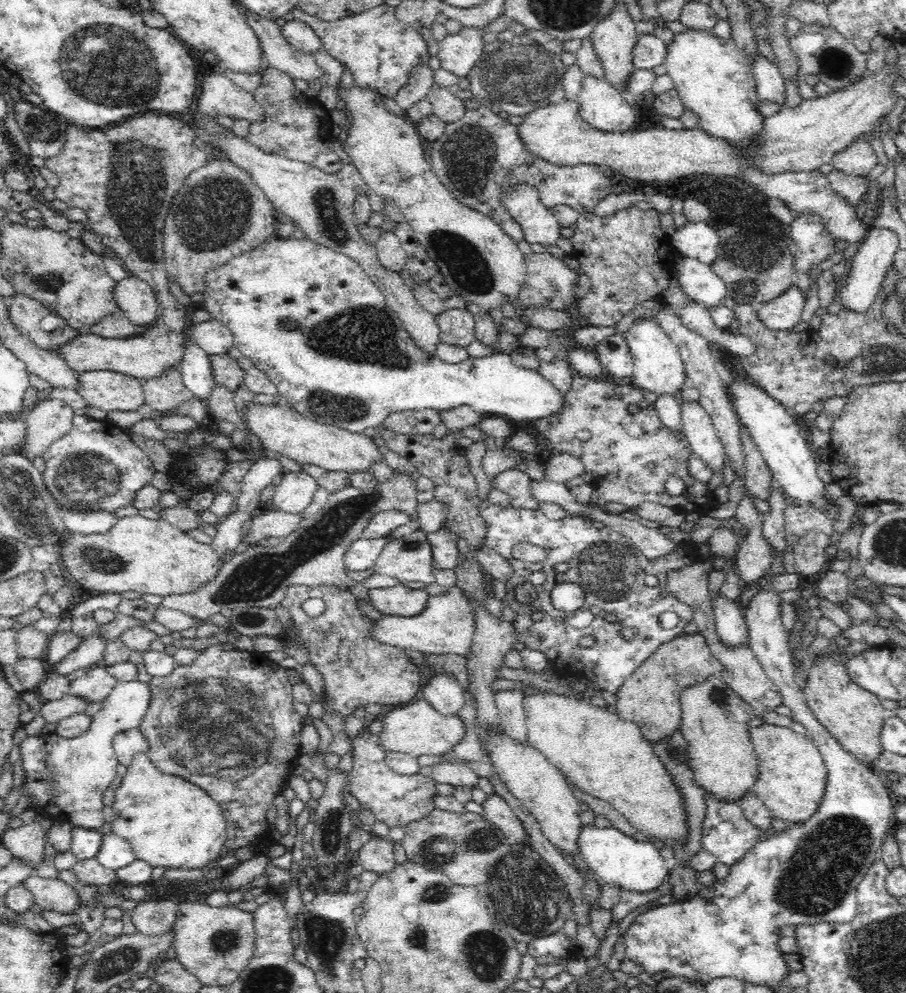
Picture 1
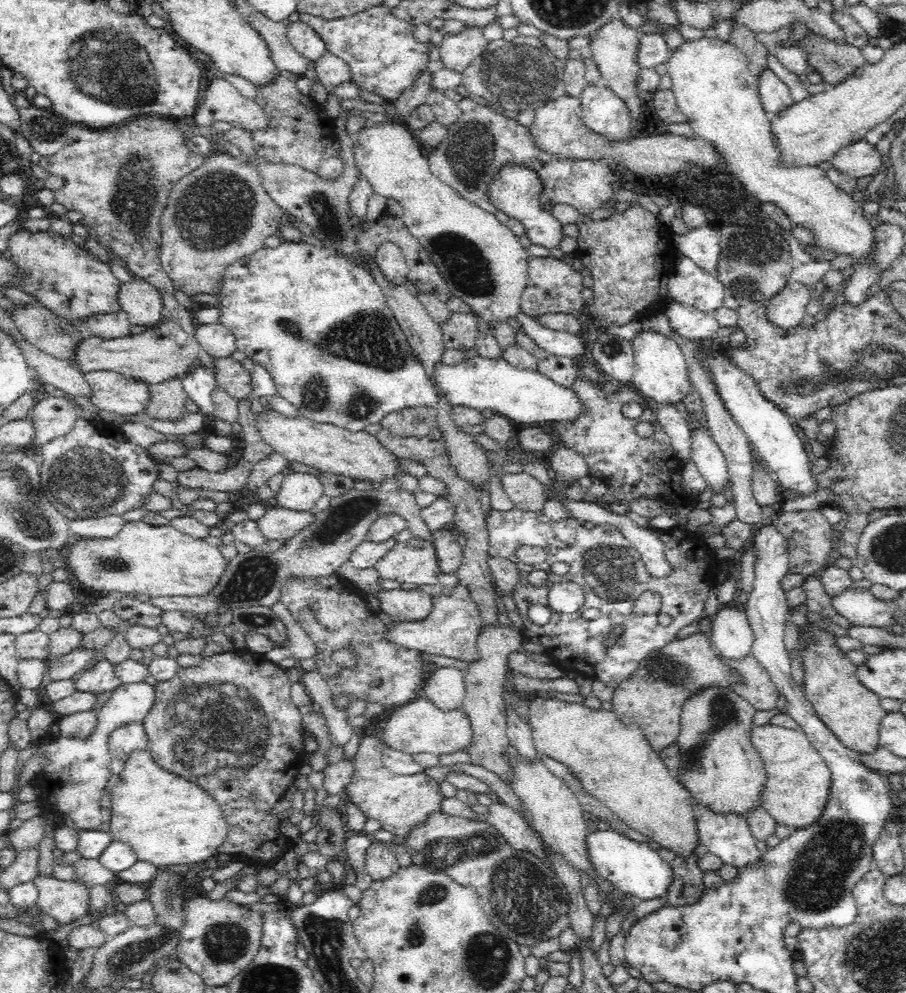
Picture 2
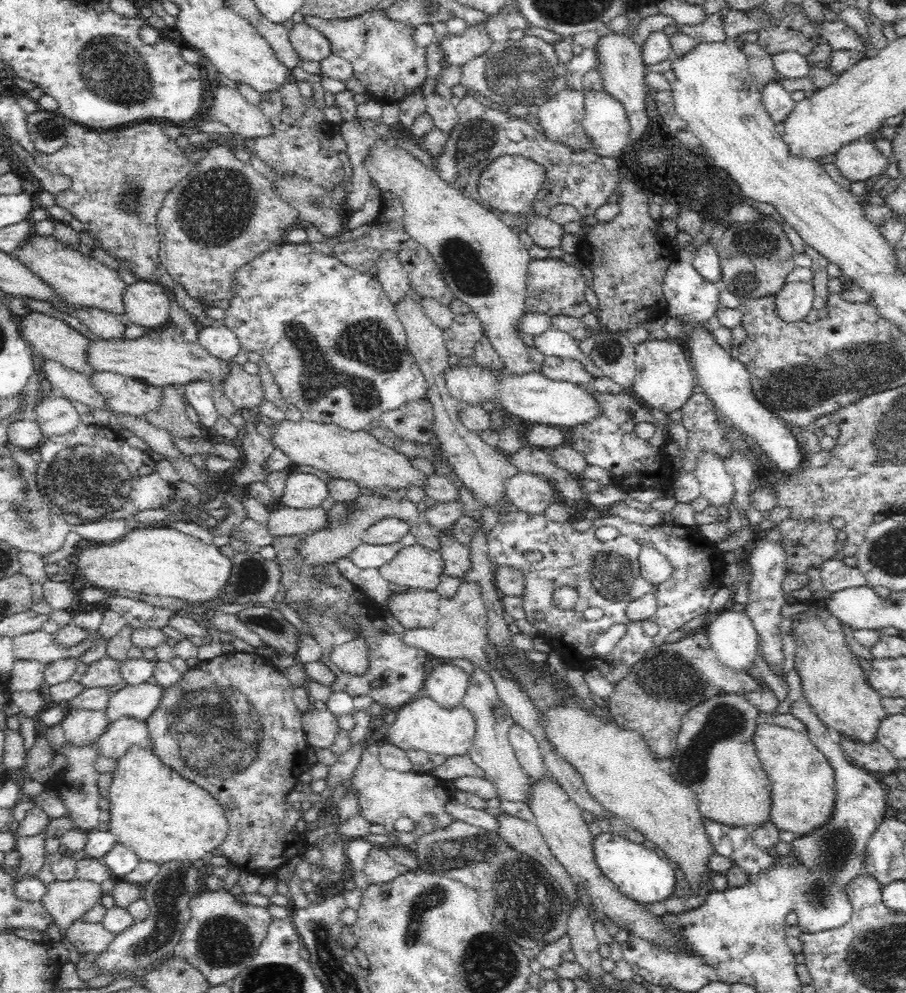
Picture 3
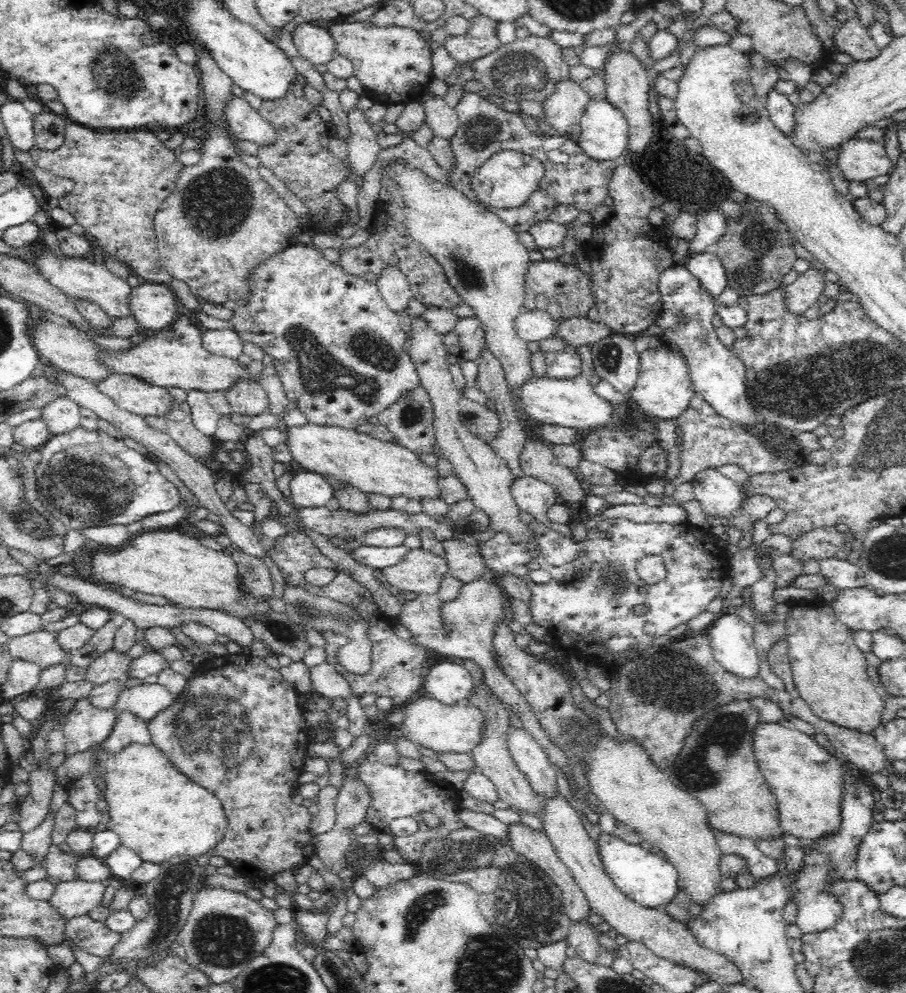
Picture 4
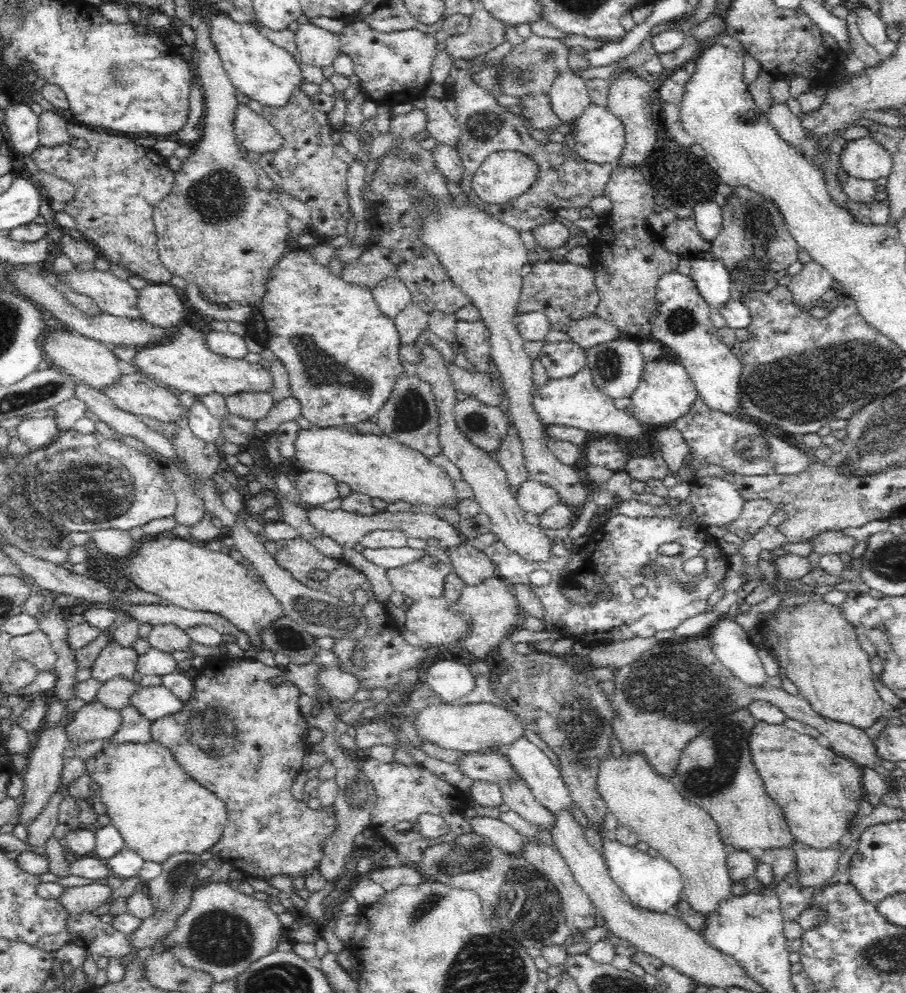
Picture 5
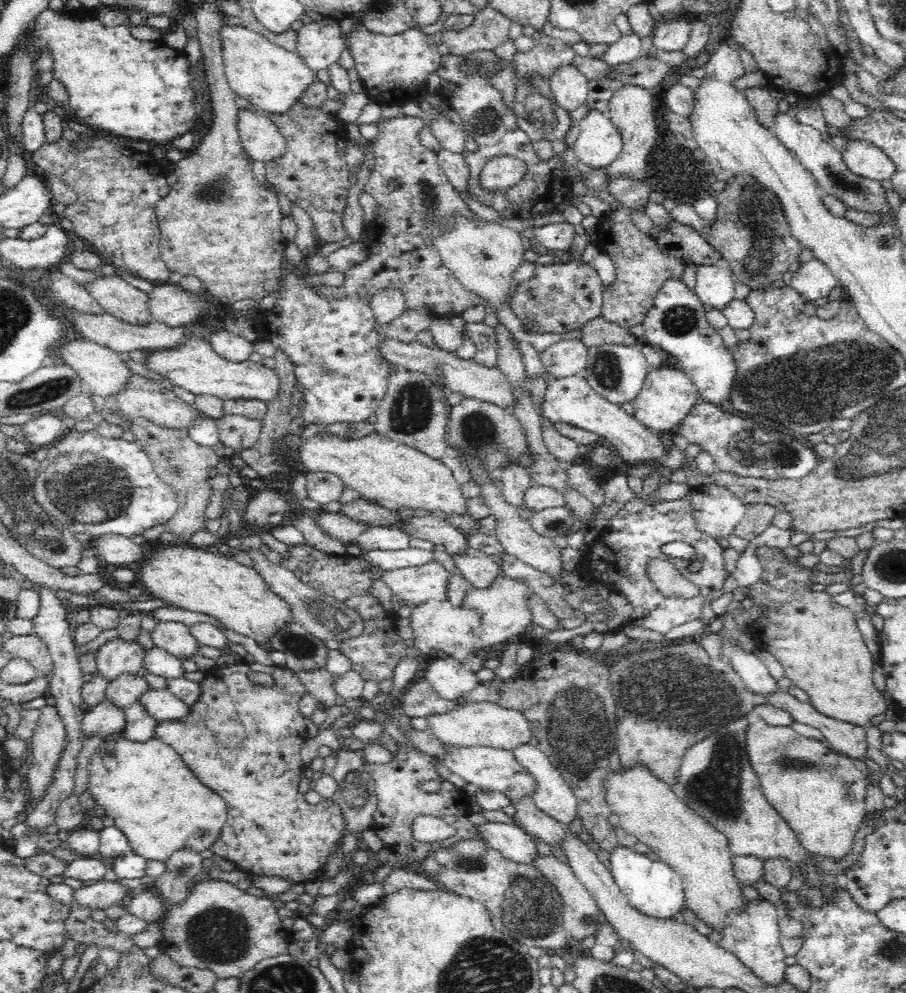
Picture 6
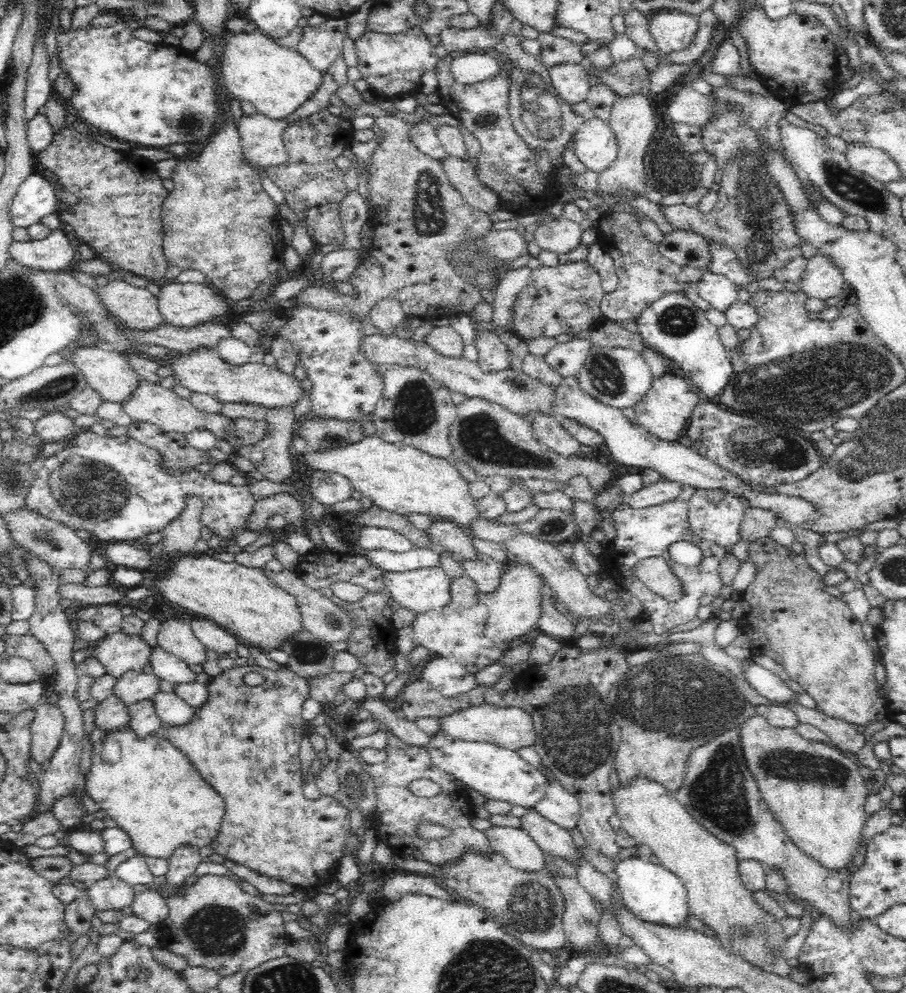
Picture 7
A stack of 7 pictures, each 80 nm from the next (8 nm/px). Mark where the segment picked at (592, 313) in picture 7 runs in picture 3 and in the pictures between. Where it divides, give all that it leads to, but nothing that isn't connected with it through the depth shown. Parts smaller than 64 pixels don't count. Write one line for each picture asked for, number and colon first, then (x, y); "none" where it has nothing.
3: (553, 287)
4: (562, 289)
5: (565, 292)
6: (559, 297)

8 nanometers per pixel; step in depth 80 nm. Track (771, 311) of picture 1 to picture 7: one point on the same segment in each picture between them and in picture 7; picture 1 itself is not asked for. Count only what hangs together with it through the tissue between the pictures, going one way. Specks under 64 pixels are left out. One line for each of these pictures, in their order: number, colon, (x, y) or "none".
2: (787, 309)
3: (794, 300)
4: (804, 292)
5: (813, 280)
6: (814, 280)
7: (822, 279)

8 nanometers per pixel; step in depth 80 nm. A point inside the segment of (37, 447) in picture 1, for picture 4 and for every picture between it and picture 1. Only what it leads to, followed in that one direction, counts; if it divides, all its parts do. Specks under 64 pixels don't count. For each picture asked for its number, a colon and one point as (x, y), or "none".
2: (53, 417)
3: (56, 415)
4: (62, 415)

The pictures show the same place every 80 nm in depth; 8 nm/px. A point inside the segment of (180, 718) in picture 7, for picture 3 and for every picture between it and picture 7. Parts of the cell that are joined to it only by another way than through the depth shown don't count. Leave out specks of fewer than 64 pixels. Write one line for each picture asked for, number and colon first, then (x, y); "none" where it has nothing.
3: (138, 701)
4: (146, 700)
5: (153, 702)
6: (160, 704)

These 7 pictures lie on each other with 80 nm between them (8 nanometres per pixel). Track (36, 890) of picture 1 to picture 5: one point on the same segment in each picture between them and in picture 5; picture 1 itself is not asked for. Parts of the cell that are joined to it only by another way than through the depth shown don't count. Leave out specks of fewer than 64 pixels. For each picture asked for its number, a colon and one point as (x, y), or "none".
2: (65, 901)
3: (66, 901)
4: (73, 898)
5: (87, 898)

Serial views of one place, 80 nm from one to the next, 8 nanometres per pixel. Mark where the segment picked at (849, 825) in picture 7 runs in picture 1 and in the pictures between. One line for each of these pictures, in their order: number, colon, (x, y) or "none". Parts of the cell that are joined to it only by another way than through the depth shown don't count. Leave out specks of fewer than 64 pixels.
1: (792, 778)
2: (797, 785)
3: (802, 782)
4: (806, 779)
5: (819, 792)
6: (821, 794)

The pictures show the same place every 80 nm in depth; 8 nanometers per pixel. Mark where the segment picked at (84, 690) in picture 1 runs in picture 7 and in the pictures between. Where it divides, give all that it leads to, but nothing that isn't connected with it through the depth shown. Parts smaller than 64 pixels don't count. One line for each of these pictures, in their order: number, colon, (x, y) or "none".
2: (99, 679)
3: (105, 673)
4: (112, 665)
5: (114, 661)
6: (116, 657)
7: (119, 653)

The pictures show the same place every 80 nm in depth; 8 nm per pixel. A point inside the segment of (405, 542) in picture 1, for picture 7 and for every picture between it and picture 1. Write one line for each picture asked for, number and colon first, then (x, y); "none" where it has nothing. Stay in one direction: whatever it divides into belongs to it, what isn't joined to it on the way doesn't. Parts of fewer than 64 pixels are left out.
2: (414, 561)
3: (415, 566)
4: (420, 572)
5: (424, 577)
6: (415, 585)
7: (425, 589)

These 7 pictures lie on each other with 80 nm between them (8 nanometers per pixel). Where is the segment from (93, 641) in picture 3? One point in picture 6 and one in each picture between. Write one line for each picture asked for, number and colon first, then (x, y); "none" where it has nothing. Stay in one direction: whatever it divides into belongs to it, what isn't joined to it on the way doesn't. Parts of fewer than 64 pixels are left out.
4: (41, 647)
5: (36, 648)
6: (32, 648)

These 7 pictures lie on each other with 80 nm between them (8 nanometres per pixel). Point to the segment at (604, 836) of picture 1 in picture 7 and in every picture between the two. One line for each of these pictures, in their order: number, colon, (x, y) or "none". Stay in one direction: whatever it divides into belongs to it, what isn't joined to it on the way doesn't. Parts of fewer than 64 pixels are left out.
2: (633, 867)
3: (639, 873)
4: (649, 880)
5: (653, 883)
6: (650, 886)
7: (653, 893)

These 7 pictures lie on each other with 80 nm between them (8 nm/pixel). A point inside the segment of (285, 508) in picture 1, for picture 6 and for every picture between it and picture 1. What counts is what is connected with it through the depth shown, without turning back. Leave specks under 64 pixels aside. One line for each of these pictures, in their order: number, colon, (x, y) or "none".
2: (299, 491)
3: (302, 490)
4: (308, 489)
5: (314, 488)
6: (323, 487)

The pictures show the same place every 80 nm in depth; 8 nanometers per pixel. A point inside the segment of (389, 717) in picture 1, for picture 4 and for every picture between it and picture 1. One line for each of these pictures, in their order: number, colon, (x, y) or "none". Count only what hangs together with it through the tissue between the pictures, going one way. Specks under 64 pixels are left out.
2: (419, 727)
3: (420, 725)
4: (443, 728)

